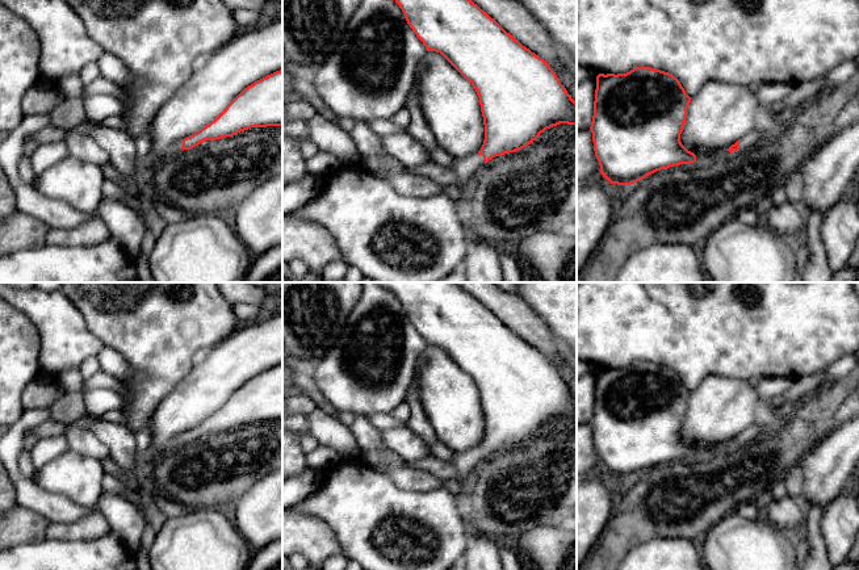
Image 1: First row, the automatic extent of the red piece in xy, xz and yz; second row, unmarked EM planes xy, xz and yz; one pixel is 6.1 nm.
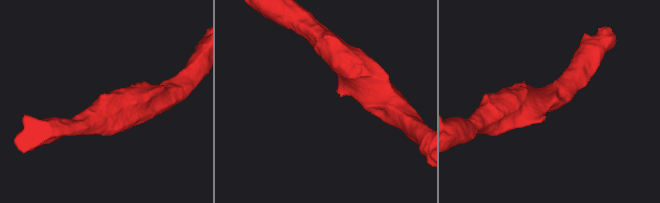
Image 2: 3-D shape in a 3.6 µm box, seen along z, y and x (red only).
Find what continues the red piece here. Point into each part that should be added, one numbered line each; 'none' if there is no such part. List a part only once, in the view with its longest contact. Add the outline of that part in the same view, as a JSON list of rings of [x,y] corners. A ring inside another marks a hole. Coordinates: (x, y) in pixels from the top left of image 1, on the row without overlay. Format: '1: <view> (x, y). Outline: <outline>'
1: xz (466, 462). Outline: [[[478,447],[465,453],[456,453],[453,465],[456,466],[460,478],[452,486],[456,489],[462,489],[464,482],[468,478],[472,478],[474,470],[477,469],[477,465],[483,460],[485,460],[483,450],[479,449]]]

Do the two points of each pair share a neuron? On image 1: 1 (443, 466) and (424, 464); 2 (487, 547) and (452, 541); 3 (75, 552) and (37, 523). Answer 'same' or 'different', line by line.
1: same
2: different
3: different

